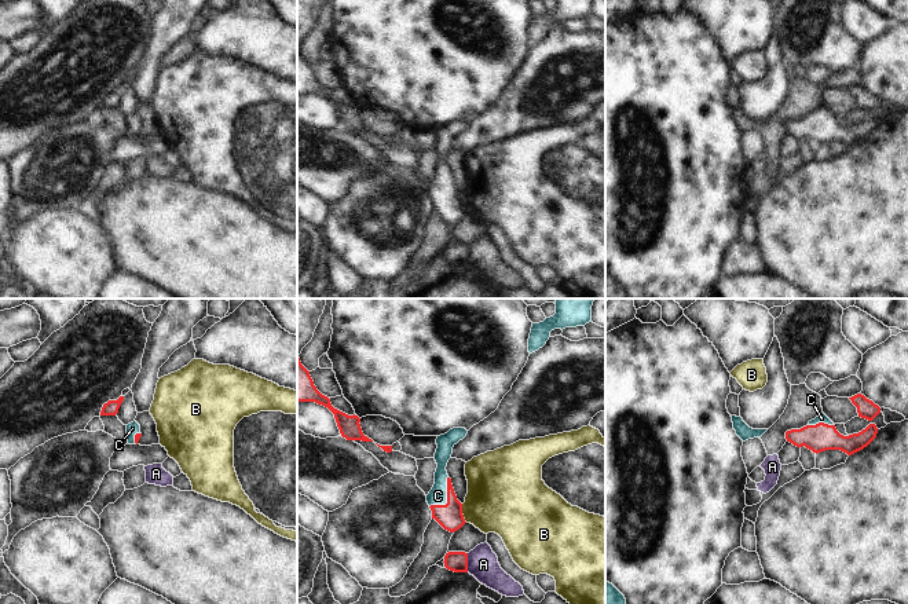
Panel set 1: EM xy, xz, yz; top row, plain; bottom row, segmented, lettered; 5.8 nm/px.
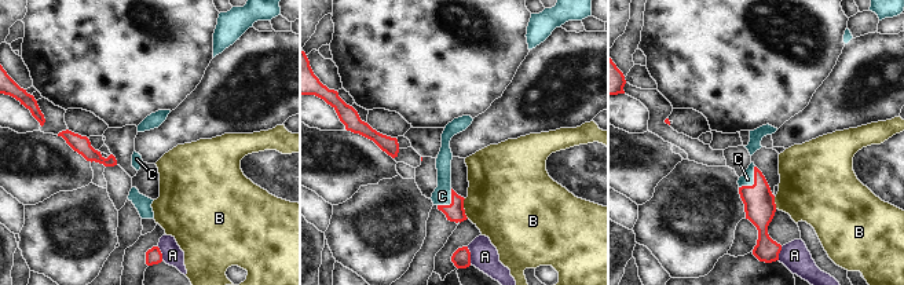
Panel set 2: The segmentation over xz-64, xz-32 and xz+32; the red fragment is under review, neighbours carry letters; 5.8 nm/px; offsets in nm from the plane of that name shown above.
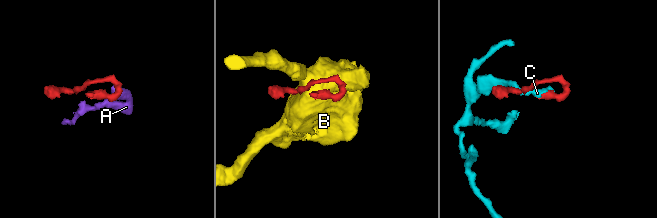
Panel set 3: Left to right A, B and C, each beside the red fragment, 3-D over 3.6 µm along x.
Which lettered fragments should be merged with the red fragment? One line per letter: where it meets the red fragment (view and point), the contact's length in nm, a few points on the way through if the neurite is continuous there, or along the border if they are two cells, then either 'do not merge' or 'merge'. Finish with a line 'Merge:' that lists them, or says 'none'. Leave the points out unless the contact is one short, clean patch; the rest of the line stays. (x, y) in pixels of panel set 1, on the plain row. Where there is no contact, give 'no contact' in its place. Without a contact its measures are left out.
A: xz (467, 255) | 110 nm | along xz (467, 245), (468, 263) | do not merge
B: xz (461, 205) | 120 nm | along xz (461, 196), (461, 204), (467, 213) | do not merge
C: xz (447, 190) | 220 nm | across xz (449, 208), (447, 190), (438, 187) | merge
Merge: C

